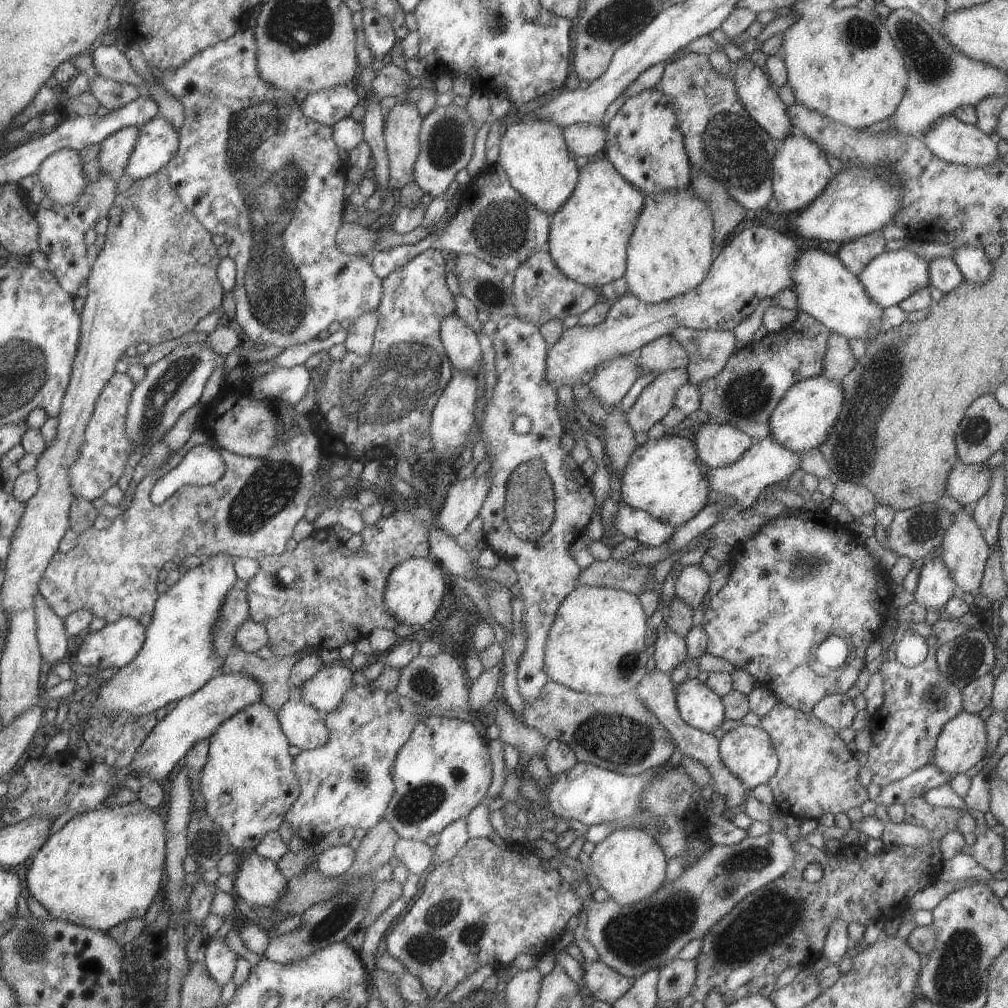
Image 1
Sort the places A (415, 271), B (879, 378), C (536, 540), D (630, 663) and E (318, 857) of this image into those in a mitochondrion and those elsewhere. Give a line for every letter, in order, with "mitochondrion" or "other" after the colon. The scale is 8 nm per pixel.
A: other
B: mitochondrion
C: mitochondrion
D: mitochondrion
E: other

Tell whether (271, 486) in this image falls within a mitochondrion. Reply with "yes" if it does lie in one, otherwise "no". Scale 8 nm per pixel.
yes

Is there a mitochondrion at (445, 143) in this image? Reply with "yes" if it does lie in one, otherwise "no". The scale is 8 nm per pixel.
yes

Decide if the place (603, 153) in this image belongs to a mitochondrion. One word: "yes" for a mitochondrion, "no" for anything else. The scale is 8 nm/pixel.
no

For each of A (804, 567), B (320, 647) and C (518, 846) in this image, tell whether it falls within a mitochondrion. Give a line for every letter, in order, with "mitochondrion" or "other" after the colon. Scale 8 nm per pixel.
A: mitochondrion
B: other
C: other

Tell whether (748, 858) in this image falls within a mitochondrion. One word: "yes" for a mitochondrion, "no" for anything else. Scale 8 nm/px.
yes

